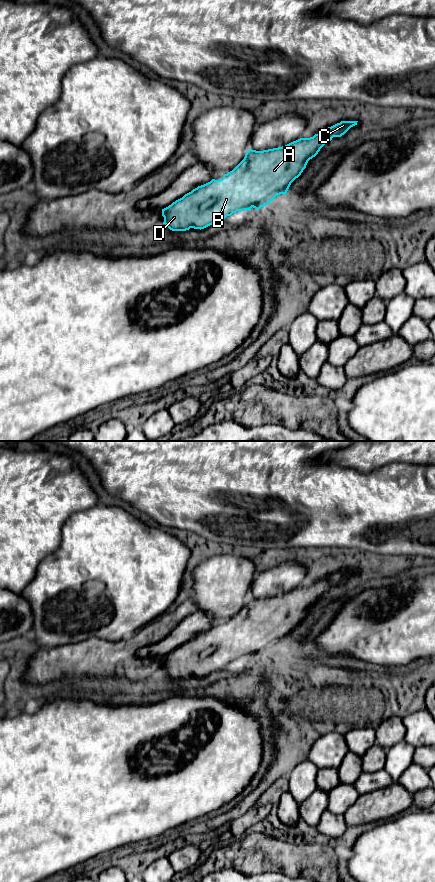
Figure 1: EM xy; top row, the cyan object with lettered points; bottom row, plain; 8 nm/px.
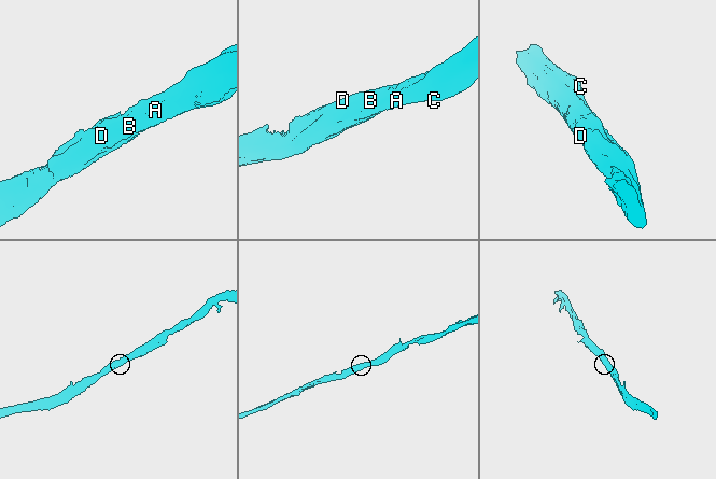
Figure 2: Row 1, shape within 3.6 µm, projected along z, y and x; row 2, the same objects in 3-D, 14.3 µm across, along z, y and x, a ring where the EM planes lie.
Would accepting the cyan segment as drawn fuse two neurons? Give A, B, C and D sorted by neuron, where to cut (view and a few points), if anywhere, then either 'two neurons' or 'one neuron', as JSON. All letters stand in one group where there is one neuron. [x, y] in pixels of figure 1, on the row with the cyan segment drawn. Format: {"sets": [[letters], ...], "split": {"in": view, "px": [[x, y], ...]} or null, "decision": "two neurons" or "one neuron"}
{"sets": [["A", "B", "C", "D"]], "split": null, "decision": "one neuron"}

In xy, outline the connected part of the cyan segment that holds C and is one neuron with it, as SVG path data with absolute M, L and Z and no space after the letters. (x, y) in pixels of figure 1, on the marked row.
M341 121L310 138L300 138L285 146L256 151L249 149L244 159L222 179L212 179L198 186L168 207L162 209L164 222L172 231L186 231L190 228L204 229L212 224L221 224L227 216L237 211L259 210L268 205L280 194L285 195L291 183L298 178L310 159L315 157L320 149L332 140L341 137L358 121Z

